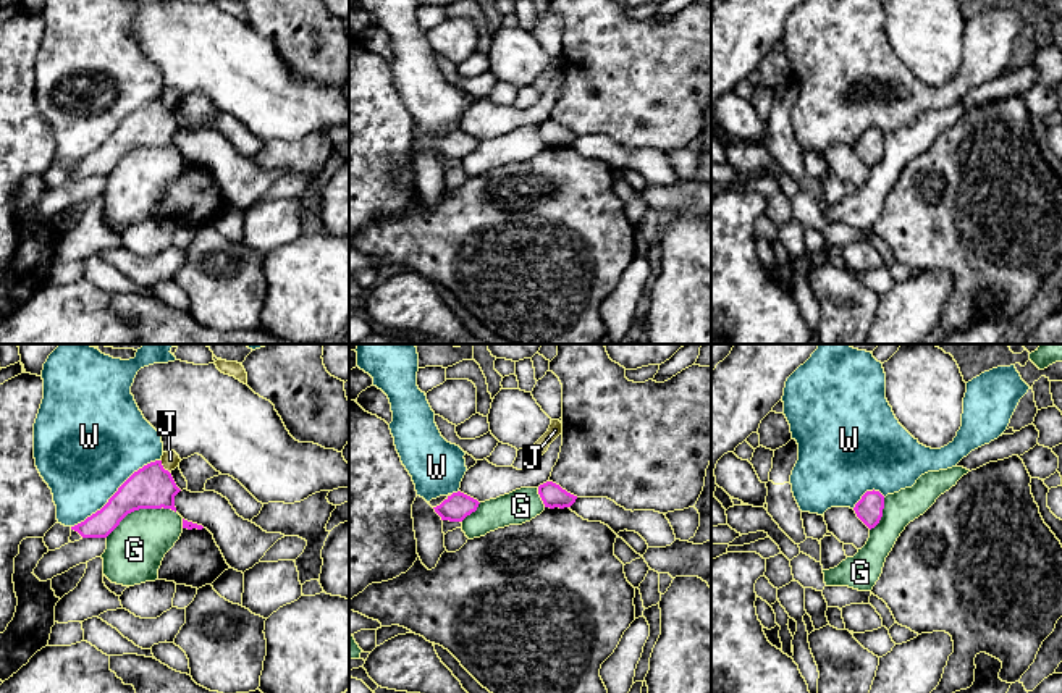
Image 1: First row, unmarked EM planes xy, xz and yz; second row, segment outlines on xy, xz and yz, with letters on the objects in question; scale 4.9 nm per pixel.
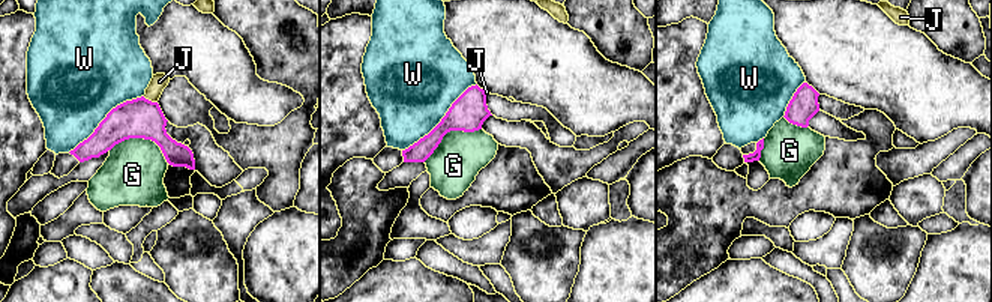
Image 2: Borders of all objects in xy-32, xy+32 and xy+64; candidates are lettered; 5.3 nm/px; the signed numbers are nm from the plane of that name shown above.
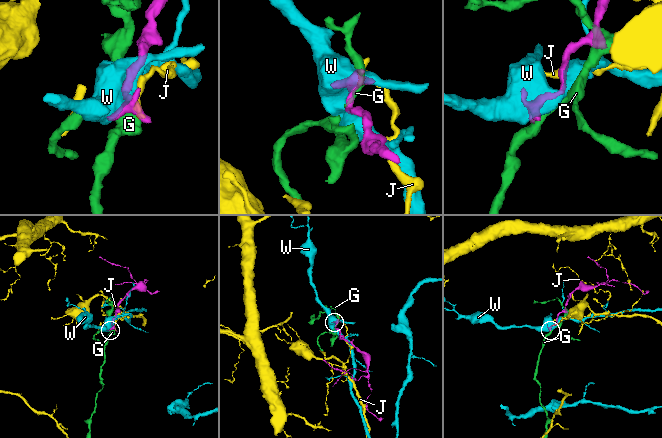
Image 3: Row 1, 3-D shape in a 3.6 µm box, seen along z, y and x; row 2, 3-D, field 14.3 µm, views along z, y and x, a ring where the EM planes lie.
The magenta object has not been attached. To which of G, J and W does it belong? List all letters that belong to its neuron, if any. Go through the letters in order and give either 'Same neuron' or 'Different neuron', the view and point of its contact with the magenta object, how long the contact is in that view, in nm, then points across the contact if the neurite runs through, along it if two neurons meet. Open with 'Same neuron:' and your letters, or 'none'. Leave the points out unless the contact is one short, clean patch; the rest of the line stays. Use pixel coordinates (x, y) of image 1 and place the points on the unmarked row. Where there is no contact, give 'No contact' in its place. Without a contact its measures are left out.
Same neuron: none
G: Different neuron. Touches magenta at xy (139, 146). Shared border 380 nm
J: Different neuron. Touches magenta at xy (162, 104). Shared border 80 nm. Boundary: xy (160, 97), (160, 102), (168, 110)
W: Different neuron. Touches magenta at xy (115, 131). Shared border 550 nm

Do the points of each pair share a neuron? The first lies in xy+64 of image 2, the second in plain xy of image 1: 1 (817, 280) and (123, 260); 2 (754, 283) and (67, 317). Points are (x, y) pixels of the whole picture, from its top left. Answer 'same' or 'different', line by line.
1: different
2: same

